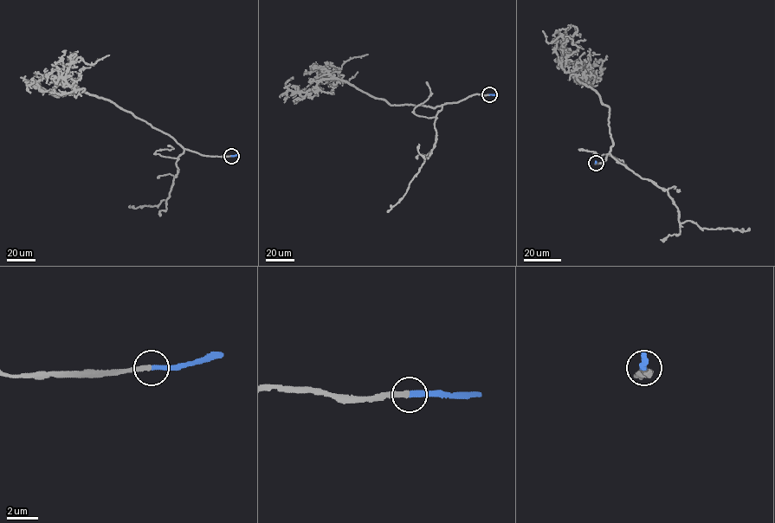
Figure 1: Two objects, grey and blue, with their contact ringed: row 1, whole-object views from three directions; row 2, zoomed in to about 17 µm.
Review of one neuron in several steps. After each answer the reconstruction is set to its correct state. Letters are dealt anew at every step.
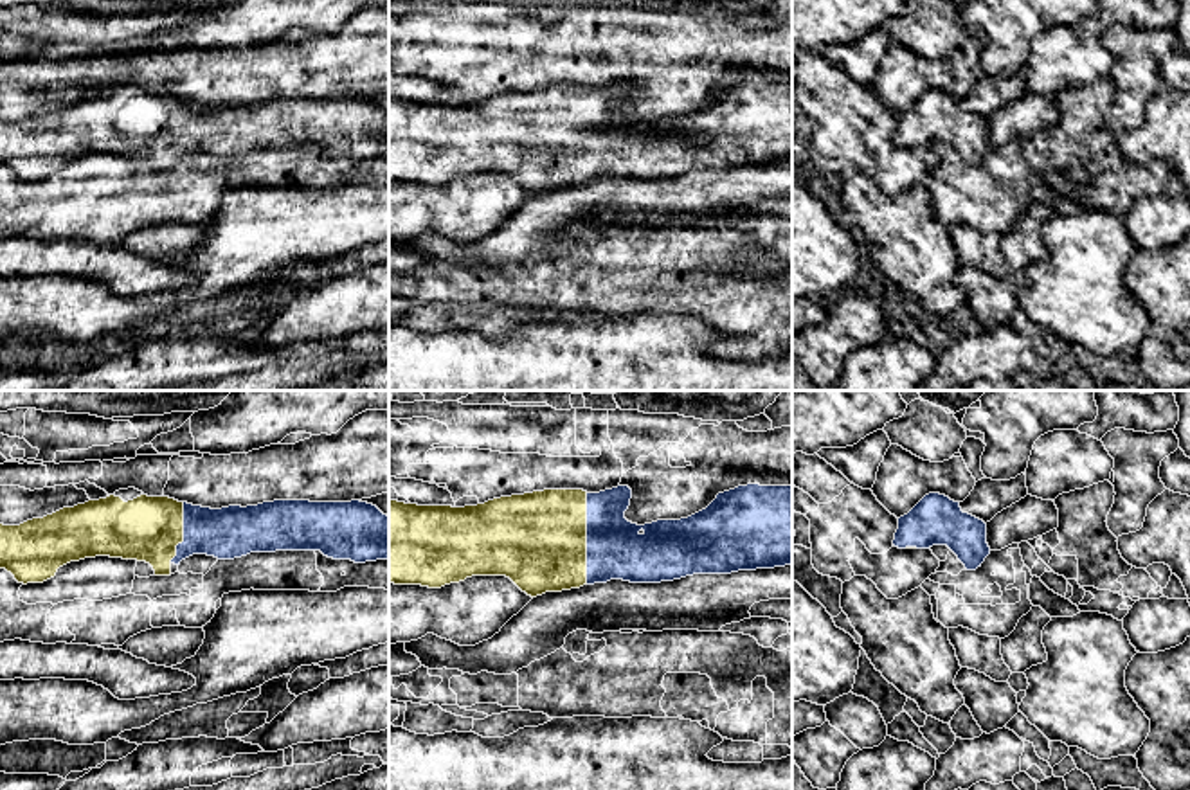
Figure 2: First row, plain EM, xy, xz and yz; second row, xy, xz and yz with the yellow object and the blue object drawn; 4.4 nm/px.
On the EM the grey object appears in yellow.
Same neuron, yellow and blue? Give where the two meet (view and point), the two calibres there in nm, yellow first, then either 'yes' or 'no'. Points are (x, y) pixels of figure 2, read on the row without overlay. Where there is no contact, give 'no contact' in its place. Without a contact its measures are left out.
meets yellow in xz at (585, 135); 440 nm thick on the yellow side, 260 nm on the other; yes

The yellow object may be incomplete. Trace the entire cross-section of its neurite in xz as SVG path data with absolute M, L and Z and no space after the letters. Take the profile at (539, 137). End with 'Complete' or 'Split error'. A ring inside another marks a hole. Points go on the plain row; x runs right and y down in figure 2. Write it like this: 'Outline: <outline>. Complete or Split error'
Outline: M618 83L600 90L544 86L464 104L389 97L389 180L441 185L472 173L506 173L522 189L536 194L610 176L661 180L693 171L731 171L792 160L792 83L738 83L718 90L706 106L688 115L645 122L625 115L630 95L632 86Z. Split error

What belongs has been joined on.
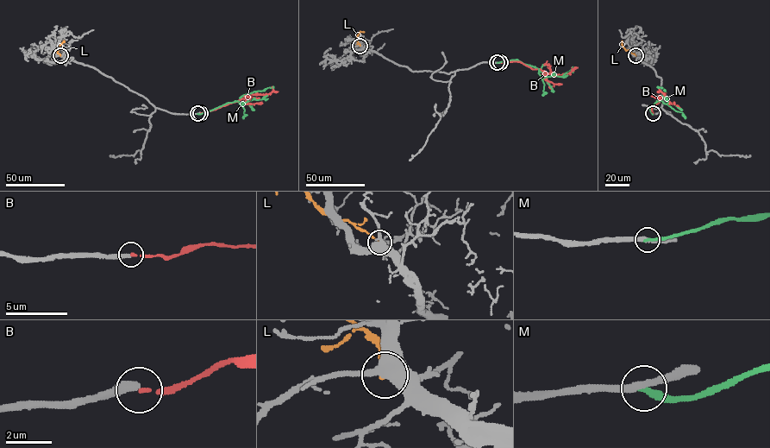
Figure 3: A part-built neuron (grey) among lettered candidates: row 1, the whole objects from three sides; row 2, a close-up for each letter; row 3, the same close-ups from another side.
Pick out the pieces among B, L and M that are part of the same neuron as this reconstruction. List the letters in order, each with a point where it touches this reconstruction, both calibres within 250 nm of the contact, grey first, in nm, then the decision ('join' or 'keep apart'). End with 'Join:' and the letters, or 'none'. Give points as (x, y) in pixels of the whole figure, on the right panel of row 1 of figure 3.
B: meets grey at (653, 113); 320 nm thick on the grey side, 180 nm on the other; keep apart
L: meets grey at (635, 55); 550 nm thick on the grey side, 160 nm on the other; keep apart
M: meets grey at (653, 113); 300 nm thick on the grey side, 280 nm on the other; keep apart
Join: none

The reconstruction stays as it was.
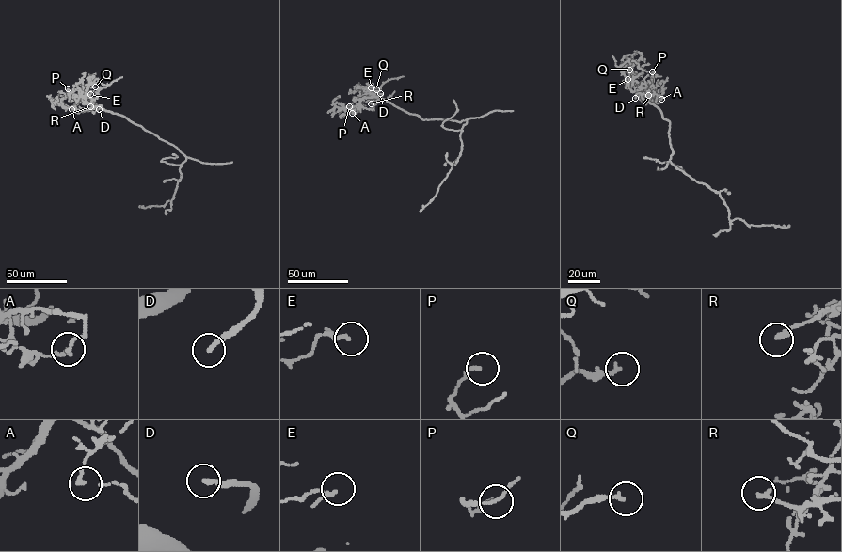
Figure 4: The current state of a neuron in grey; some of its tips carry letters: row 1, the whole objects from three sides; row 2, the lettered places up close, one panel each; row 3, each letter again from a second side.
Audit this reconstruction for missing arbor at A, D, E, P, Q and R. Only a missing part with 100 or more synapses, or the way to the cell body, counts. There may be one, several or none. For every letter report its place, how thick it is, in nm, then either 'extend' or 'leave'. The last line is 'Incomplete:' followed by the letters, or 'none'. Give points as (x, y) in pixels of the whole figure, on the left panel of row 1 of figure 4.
A: (71, 109) | 170 nm | leave
D: (99, 109) | 200 nm | extend
E: (90, 94) | 110 nm | leave
P: (68, 88) | 130 nm | leave
Q: (95, 86) | 170 nm | leave
R: (90, 106) | 180 nm | leave
Incomplete: D

